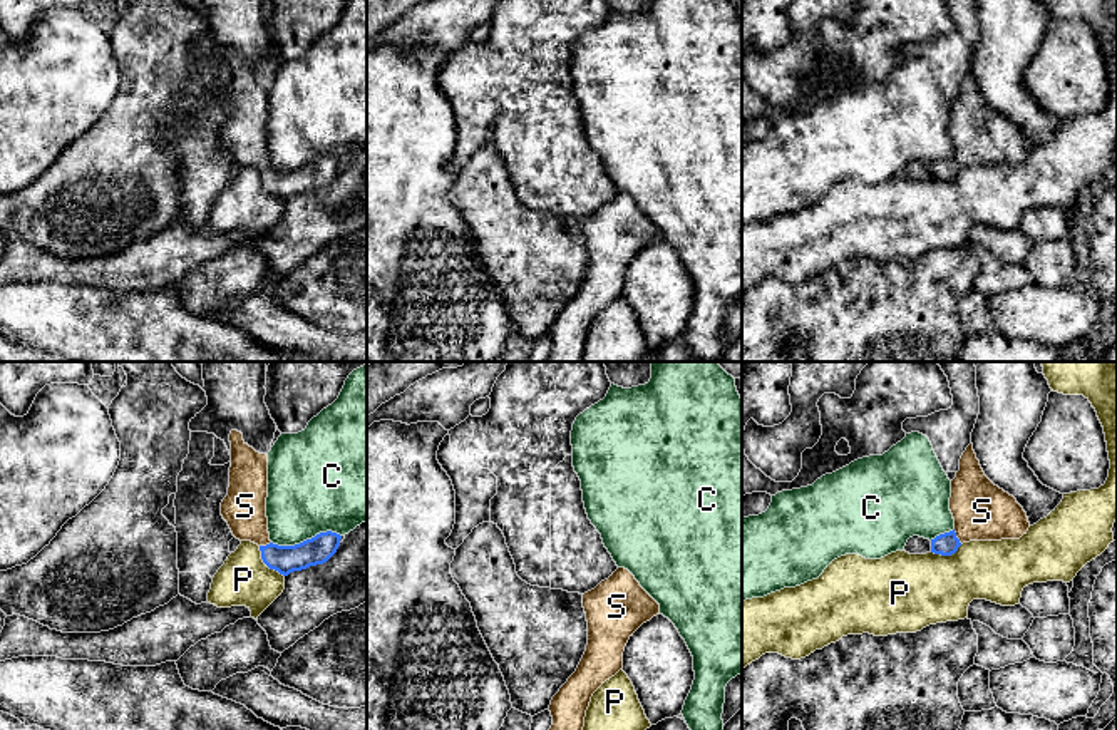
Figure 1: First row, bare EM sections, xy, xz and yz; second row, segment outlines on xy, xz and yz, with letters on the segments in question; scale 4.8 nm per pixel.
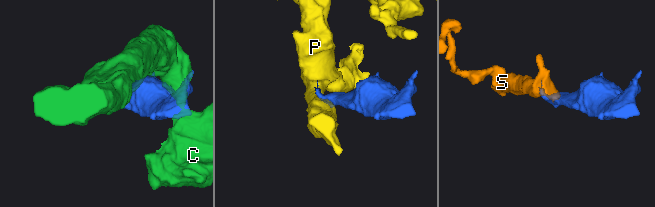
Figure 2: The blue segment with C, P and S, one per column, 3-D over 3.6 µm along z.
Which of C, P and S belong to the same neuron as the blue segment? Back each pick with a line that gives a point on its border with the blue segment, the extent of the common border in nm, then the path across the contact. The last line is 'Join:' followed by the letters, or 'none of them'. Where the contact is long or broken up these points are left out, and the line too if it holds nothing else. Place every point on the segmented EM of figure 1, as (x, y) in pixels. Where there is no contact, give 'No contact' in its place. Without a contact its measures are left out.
S: Touches blue at yz (955, 536). Shared border 80 nm. Path across: yz (945, 544), (955, 536), (982, 511)
Join: S

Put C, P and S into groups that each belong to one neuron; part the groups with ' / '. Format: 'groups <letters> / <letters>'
groups C / P / S

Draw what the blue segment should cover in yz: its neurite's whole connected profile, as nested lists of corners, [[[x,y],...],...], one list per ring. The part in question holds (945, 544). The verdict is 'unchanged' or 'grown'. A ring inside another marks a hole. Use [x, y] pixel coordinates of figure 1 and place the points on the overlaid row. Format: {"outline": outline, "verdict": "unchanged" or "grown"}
{"outline": [[[973,444],[963,452],[951,481],[950,511],[955,529],[931,539],[934,554],[951,556],[970,541],[1020,539],[1030,527],[1017,499],[985,476]]], "verdict": "grown"}

